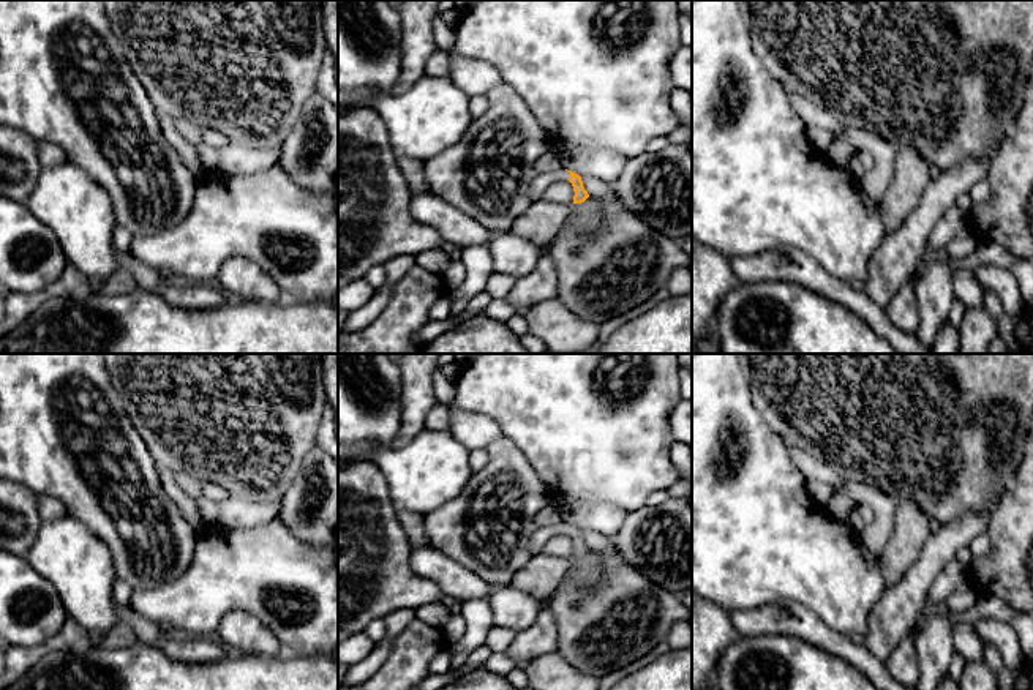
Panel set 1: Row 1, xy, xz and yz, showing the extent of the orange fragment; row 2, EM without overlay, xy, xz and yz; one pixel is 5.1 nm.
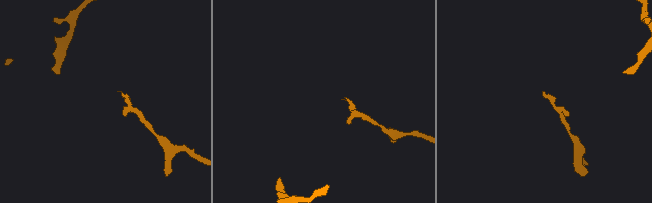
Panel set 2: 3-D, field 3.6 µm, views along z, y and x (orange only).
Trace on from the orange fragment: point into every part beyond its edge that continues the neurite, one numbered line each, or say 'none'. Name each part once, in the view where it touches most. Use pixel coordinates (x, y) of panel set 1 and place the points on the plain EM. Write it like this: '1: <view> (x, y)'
1: xz (545, 532)

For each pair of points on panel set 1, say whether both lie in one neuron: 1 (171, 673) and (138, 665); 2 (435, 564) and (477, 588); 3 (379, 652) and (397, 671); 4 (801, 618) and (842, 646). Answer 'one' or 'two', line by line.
1: one
2: one
3: two
4: one

